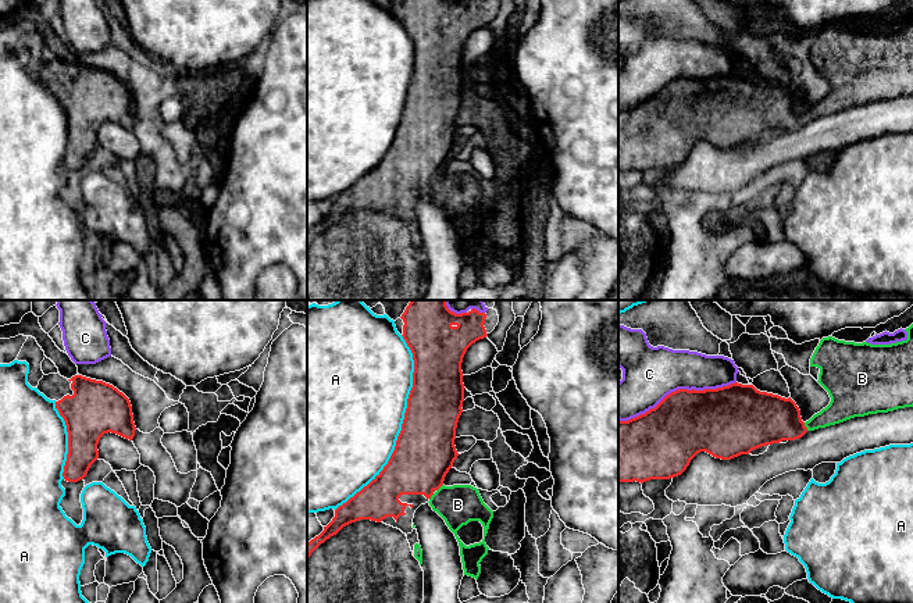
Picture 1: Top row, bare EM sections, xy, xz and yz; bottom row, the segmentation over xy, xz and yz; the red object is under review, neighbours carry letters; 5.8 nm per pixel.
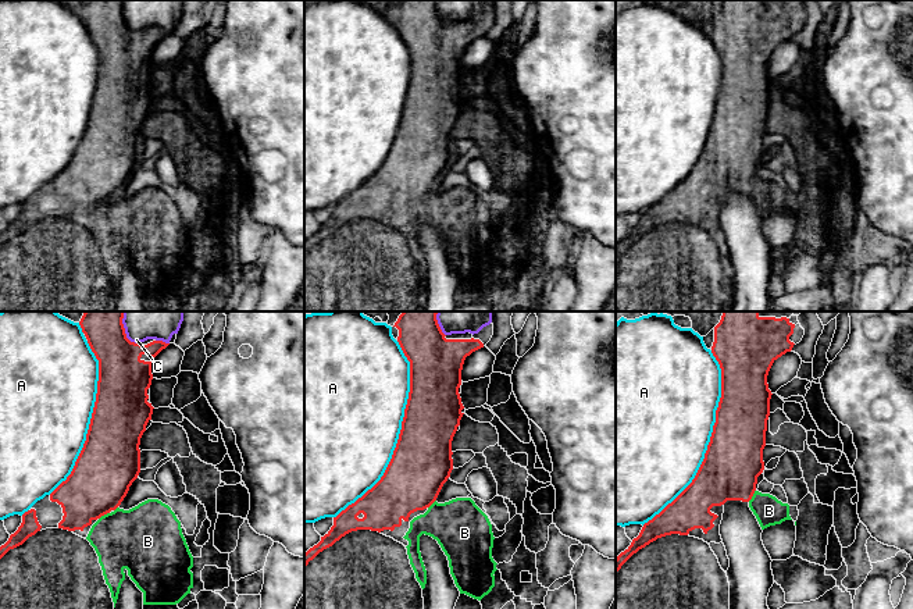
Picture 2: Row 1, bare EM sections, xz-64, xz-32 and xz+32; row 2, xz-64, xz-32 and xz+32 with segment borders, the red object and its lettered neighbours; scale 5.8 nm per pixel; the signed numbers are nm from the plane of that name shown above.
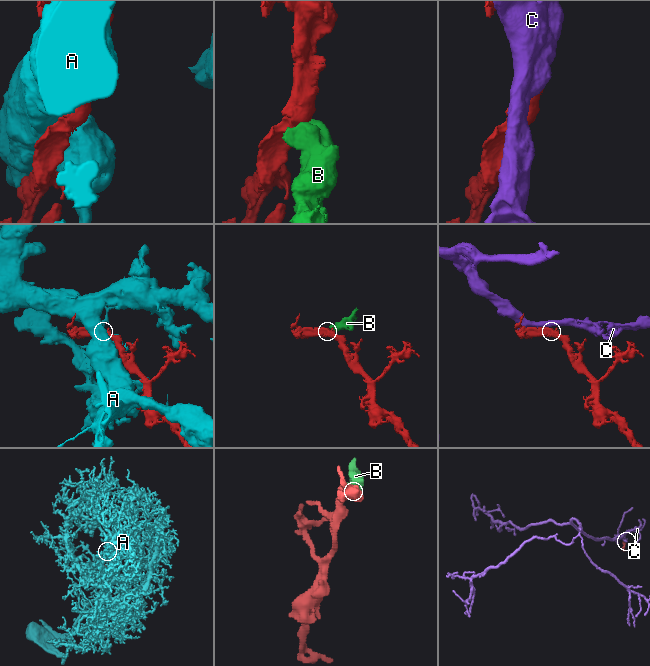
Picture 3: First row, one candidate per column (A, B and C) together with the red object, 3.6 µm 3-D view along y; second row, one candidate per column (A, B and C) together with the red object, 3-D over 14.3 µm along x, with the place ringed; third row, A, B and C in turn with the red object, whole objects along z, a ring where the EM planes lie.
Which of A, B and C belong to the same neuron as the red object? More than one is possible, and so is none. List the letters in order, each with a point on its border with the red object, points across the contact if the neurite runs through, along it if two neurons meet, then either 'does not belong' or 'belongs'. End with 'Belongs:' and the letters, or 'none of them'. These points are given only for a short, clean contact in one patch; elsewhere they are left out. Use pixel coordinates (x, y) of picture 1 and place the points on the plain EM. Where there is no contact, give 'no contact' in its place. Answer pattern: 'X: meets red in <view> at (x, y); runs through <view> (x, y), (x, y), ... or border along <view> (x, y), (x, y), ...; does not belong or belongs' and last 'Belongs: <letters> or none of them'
A: meets red in xz at (402, 114); does not belong
B: meets red in yz at (805, 116); runs through yz (763, 107), (805, 116), (833, 103), (842, 95); belongs
C: meets red in yz at (678, 78); does not belong
Belongs: B

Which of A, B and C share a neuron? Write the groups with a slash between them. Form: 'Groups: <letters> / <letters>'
Groups: A / B / C

